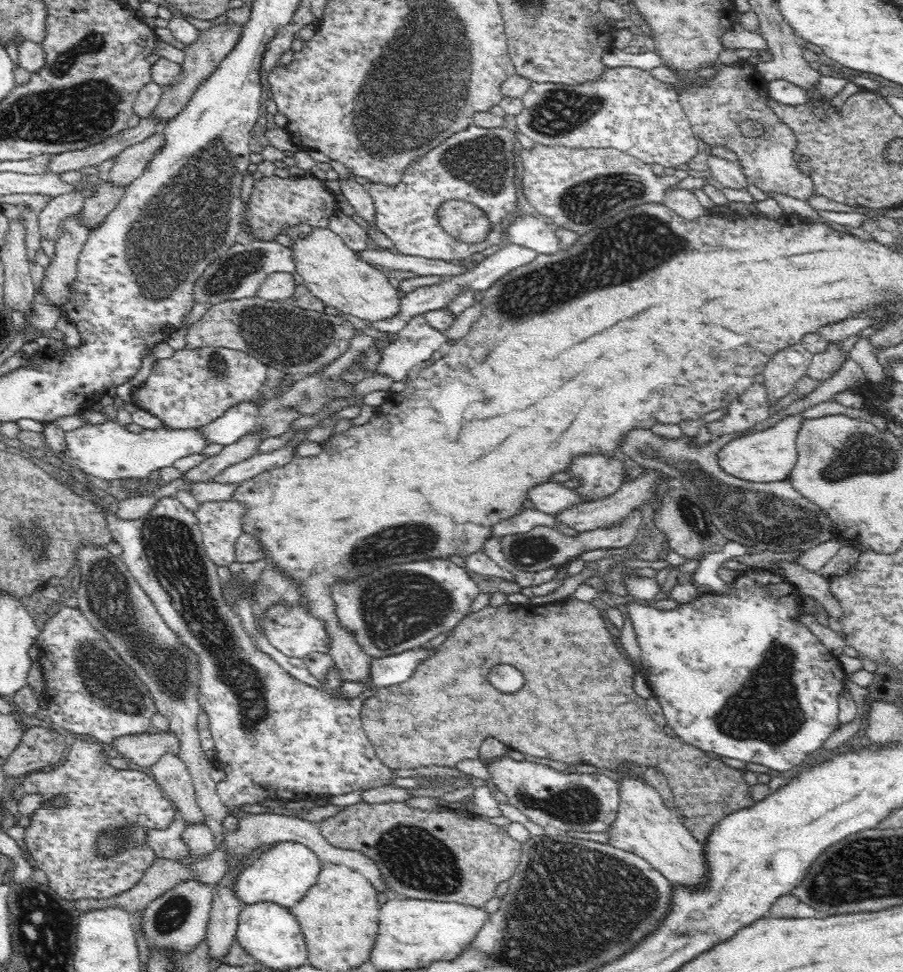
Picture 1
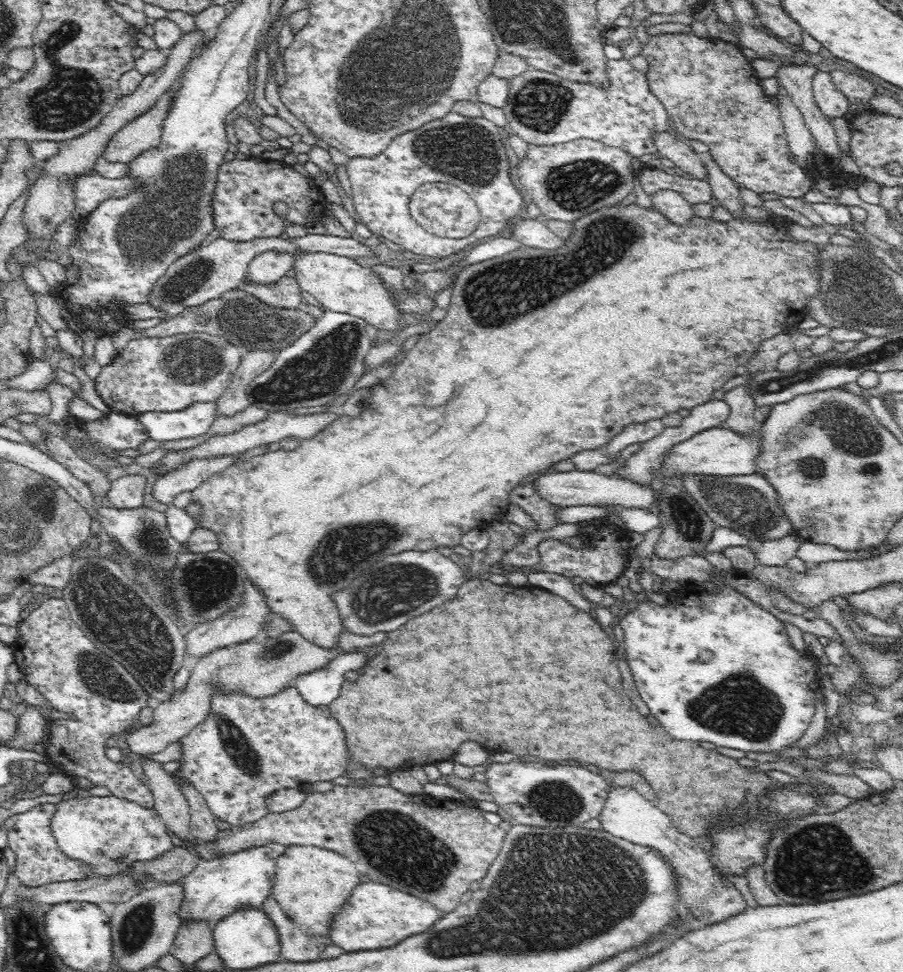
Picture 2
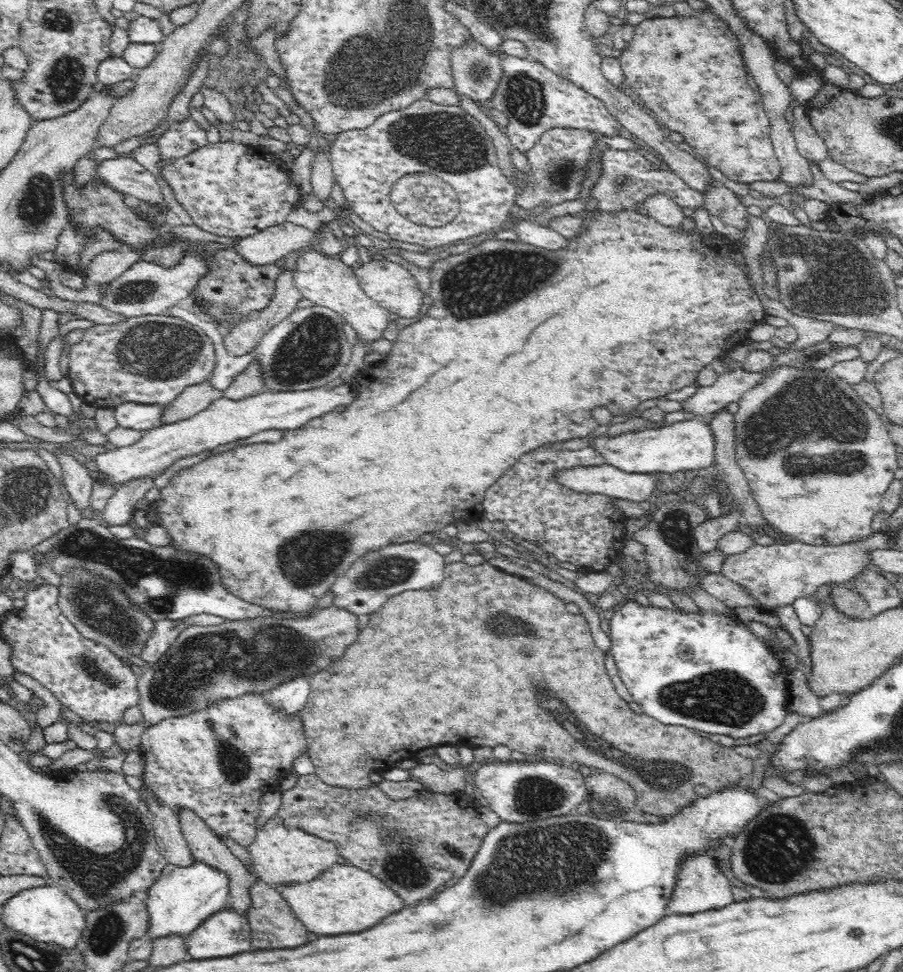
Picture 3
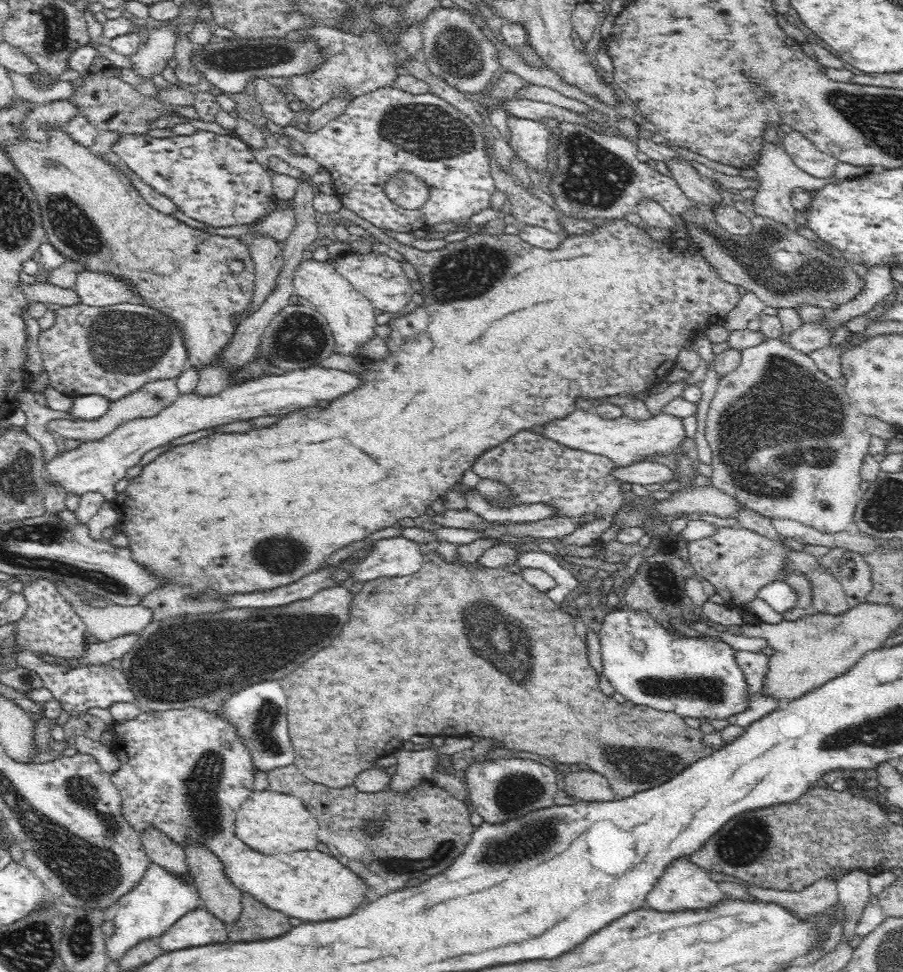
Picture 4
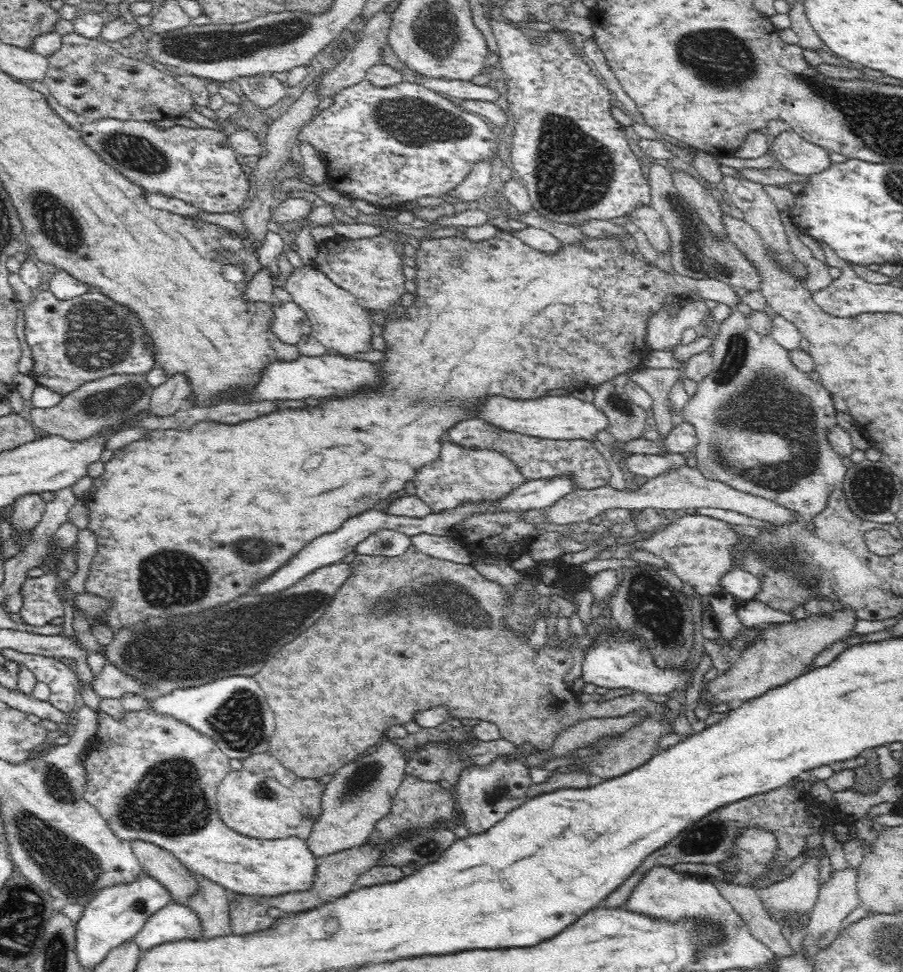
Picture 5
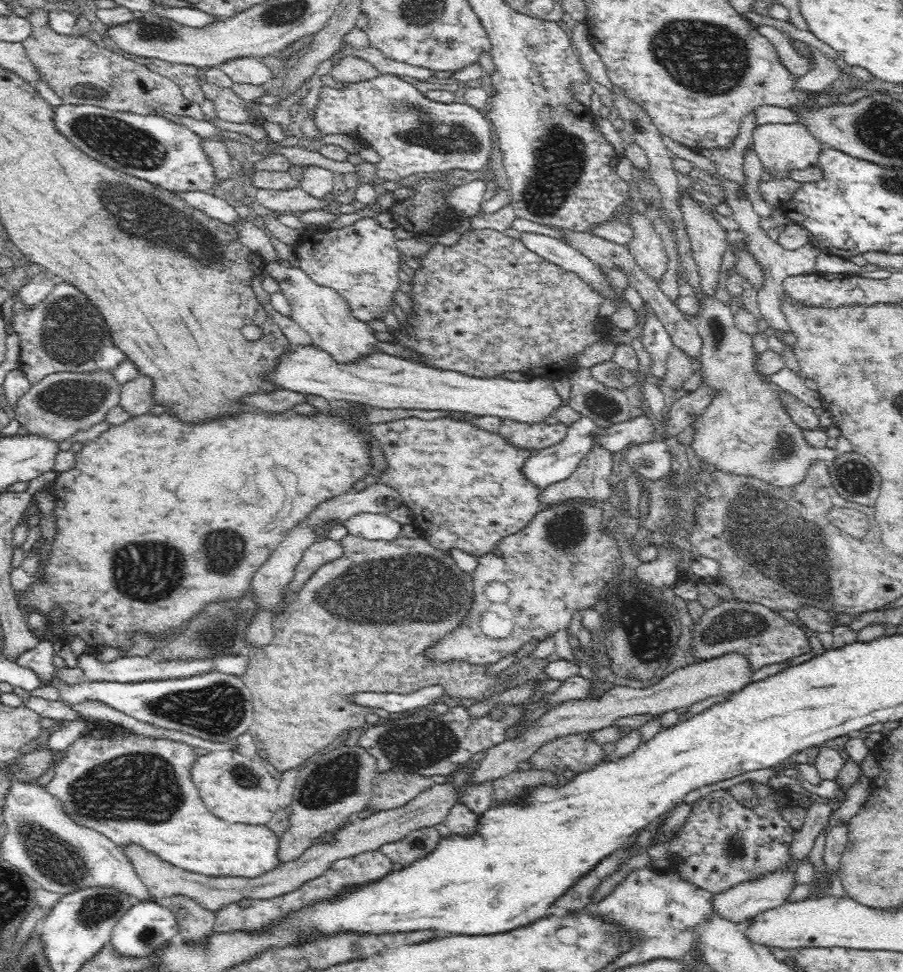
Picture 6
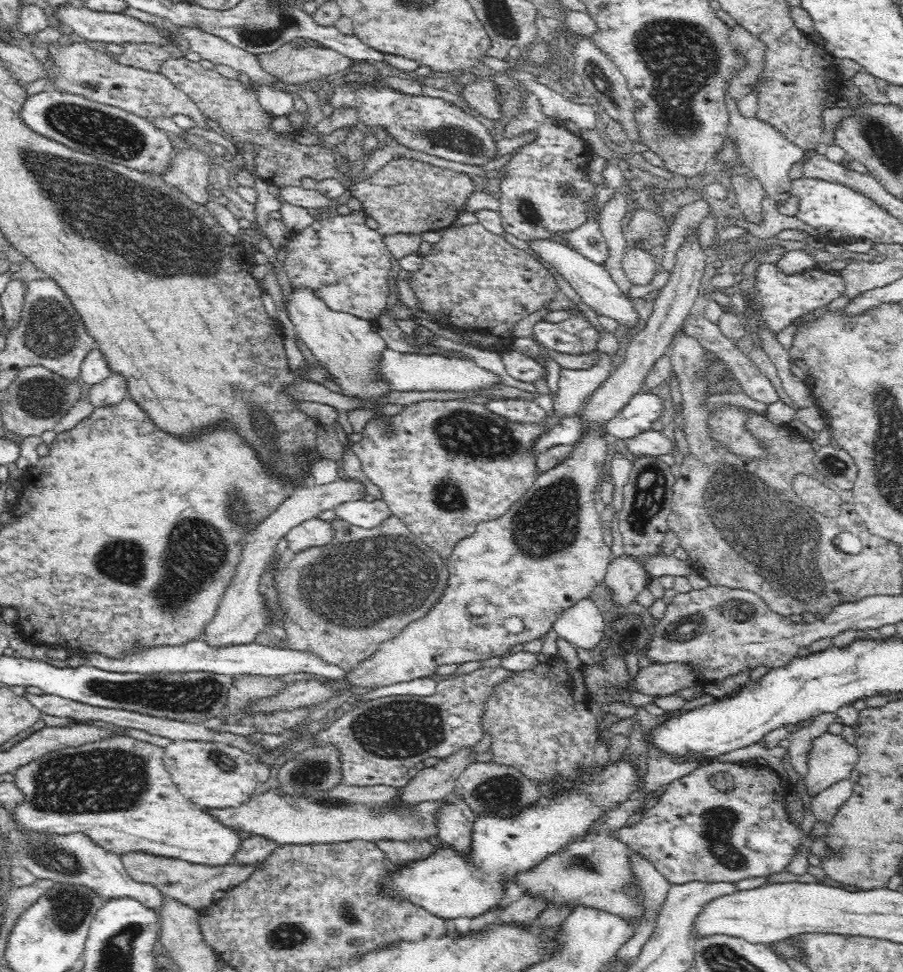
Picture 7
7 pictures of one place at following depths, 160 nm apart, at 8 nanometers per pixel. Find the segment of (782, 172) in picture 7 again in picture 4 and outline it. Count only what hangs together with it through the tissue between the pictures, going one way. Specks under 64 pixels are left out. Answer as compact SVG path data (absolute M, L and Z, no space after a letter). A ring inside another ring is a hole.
M789 130L781 141L790 161L806 174L818 178L834 176L840 161L816 149L803 134Z

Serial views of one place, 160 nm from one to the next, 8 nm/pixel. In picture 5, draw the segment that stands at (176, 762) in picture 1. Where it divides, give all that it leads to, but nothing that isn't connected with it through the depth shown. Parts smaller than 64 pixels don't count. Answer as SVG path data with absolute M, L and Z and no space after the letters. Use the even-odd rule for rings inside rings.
M143 840L129 843L143 868L143 874L151 876L162 888L166 888L172 896L172 902L186 906L188 898L199 888L193 874L162 847Z

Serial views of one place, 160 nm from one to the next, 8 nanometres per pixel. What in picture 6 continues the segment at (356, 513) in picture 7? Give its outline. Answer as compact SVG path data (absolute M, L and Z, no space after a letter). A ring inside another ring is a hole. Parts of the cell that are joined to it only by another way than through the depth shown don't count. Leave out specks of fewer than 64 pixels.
M360 512L343 522L348 533L369 540L394 540L401 532L401 523L392 520L390 514Z

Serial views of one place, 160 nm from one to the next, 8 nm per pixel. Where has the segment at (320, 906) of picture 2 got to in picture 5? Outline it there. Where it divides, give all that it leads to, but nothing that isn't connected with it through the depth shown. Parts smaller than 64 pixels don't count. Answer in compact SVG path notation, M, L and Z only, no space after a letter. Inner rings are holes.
M230 768L218 779L216 799L221 821L244 835L273 839L296 835L296 828L302 820L302 801L288 787L262 772L248 768Z

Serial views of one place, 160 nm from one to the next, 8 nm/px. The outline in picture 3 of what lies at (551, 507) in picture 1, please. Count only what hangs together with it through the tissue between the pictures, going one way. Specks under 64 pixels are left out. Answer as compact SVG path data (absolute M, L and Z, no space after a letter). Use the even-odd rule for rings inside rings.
M612 465L602 466L577 466L566 470L554 472L554 481L568 488L571 492L588 493L589 496L608 496L614 500L626 500L636 503L642 503L650 499L651 494L659 486L659 480L656 474L650 473L631 473L616 468Z

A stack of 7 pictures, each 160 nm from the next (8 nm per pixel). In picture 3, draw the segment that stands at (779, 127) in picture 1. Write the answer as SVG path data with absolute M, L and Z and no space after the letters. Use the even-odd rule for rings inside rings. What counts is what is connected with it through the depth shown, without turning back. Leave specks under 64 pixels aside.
M702 12L696 22L688 16L652 18L636 26L636 36L622 52L620 64L626 88L644 100L646 111L656 116L662 127L680 132L696 154L725 177L748 185L758 181L781 181L780 161L769 138L769 116L759 92L750 88L750 84L744 84L744 76L748 73L744 69L742 56L736 50L740 50L740 42L734 34L730 34L728 26L712 14Z

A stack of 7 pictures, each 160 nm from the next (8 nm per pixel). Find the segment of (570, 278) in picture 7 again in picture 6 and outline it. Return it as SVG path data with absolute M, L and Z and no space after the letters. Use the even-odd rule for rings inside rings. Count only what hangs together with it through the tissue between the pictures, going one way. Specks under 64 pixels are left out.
M522 232L520 240L532 252L560 268L572 271L580 280L586 283L598 297L624 305L620 292L614 288L608 279L607 272L599 264L590 260L585 254L565 242L538 233Z

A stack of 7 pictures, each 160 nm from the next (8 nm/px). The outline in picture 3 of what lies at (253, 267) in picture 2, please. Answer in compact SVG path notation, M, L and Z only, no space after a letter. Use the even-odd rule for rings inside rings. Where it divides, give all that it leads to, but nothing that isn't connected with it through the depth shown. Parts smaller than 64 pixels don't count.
M286 221L254 236L236 239L234 250L254 265L276 265L298 254L313 236L312 231Z

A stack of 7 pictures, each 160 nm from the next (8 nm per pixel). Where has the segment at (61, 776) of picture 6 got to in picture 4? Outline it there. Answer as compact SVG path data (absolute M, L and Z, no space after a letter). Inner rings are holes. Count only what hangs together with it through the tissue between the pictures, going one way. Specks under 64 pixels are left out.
M197 706L157 711L142 710L136 718L123 722L115 721L108 729L112 731L113 736L110 747L120 762L108 778L121 798L120 816L132 830L141 833L148 828L155 828L184 848L187 846L185 838L195 835L197 844L219 861L219 870L234 888L290 918L319 921L343 917L367 900L365 894L369 892L368 886L361 881L359 875L342 866L329 854L318 849L263 853L250 848L236 836L234 810L254 789L255 773L258 769L252 767L247 750L238 742L233 728L220 720L214 712L206 712L205 708ZM198 740L202 744L208 744L206 752L193 753L192 750L198 748Z

